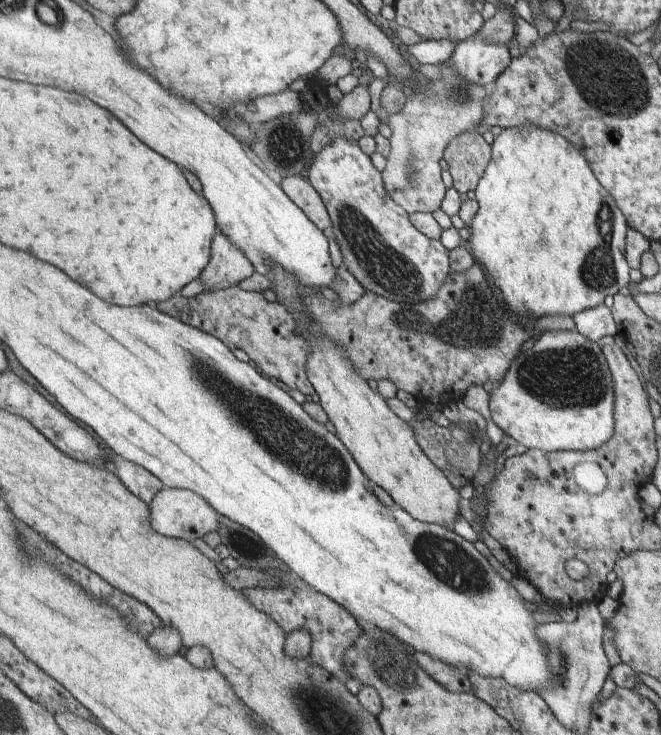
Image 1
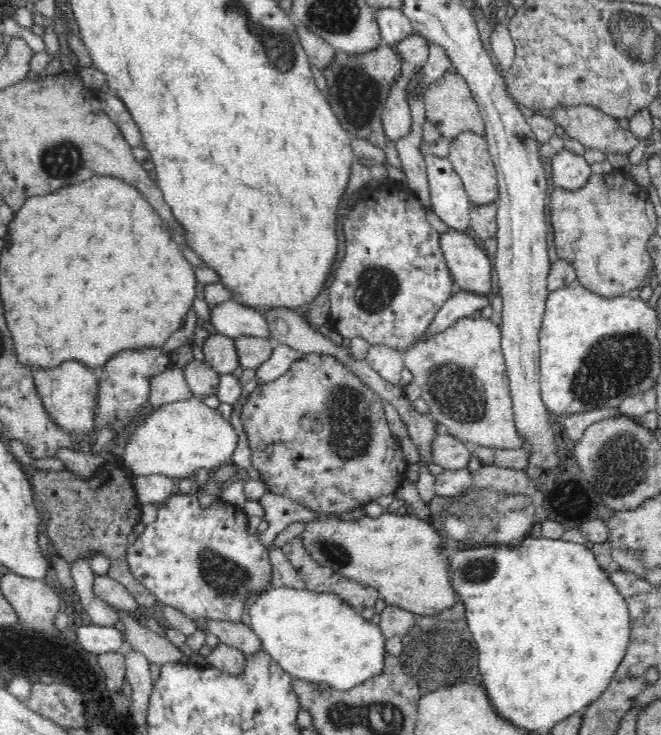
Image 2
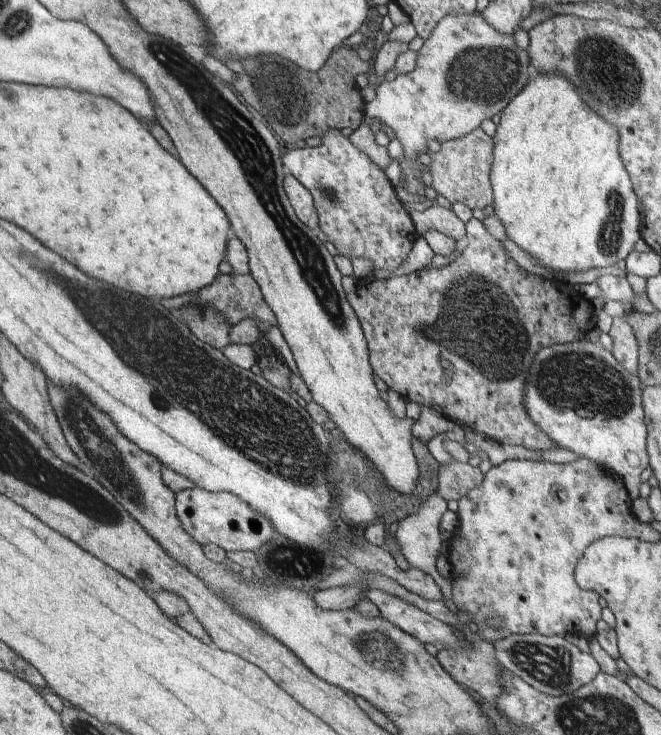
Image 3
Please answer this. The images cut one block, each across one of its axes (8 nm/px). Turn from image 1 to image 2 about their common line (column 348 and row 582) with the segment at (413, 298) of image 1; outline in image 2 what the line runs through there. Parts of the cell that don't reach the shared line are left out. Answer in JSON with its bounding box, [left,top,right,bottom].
[126,491,273,623]

